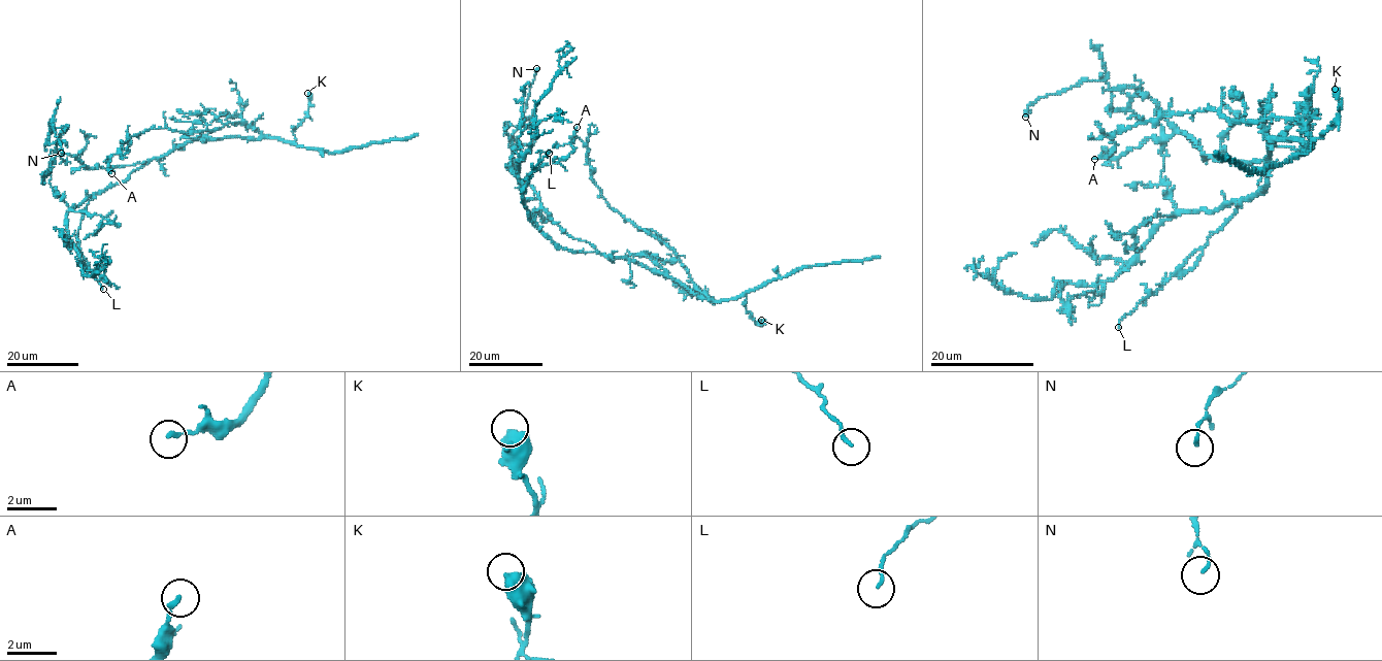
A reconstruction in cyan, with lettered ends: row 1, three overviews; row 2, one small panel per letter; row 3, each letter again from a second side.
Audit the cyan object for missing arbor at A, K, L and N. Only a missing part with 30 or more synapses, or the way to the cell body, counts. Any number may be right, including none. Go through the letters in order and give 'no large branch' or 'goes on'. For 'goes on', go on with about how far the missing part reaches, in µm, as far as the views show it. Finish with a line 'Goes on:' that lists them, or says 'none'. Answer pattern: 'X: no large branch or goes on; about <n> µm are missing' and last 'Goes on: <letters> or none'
A: no large branch
K: no large branch
L: no large branch
N: no large branch
Goes on: none

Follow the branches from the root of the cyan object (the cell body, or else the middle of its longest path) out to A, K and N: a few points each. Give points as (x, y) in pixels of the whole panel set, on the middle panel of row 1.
A: (621, 258), (667, 273), (710, 300), (667, 245), (609, 205), (591, 176), (588, 145), (573, 139), (577, 127)
K: (621, 258), (667, 273), (709, 299), (727, 300), (745, 295), (746, 310), (761, 325), (761, 320)
N: (621, 258), (570, 237), (516, 175), (530, 147), (512, 136), (536, 68)

